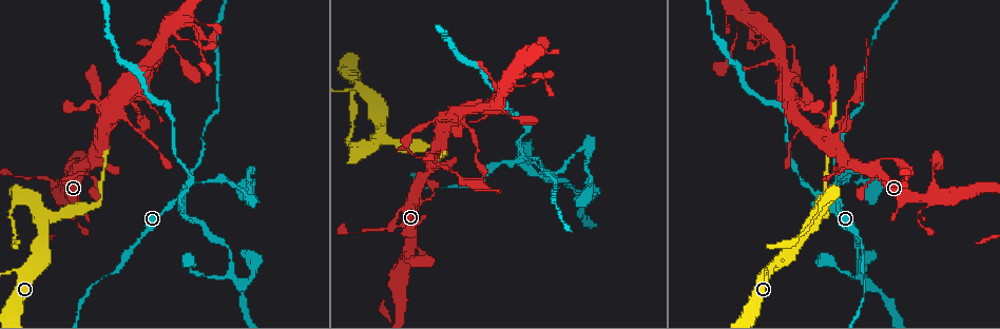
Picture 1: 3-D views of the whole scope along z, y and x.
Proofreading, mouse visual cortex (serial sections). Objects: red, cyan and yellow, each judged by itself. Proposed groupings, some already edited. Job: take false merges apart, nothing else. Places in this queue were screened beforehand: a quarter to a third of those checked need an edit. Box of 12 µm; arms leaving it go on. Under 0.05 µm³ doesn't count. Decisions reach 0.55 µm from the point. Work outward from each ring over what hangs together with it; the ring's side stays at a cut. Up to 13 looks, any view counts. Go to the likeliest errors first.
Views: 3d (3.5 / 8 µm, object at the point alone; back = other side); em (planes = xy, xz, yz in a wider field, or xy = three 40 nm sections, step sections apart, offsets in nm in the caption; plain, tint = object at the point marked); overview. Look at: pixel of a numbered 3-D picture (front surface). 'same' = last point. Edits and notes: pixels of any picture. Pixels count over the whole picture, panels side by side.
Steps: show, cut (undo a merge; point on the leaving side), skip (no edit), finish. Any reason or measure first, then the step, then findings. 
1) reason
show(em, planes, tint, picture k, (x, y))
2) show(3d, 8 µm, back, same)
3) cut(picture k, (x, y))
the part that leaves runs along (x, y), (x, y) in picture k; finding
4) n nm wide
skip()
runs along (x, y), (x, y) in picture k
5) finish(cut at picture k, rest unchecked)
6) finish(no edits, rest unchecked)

four or more arms meet
show(3d, 3.5 µm, picture 1, (516, 160))

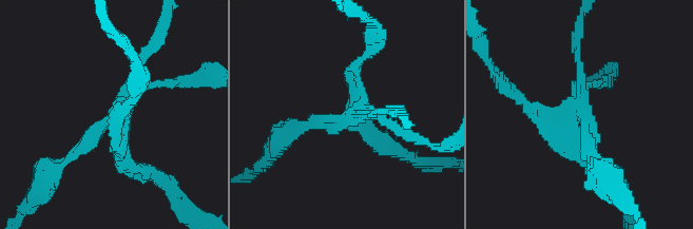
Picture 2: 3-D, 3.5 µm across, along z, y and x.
4 arms; arms of 150, 200, 200, 250 nm
show(em, xy, step 5, tint, picture 2, (585, 114))

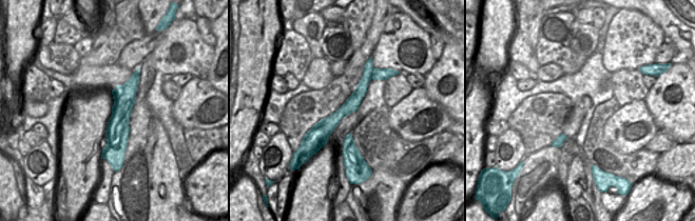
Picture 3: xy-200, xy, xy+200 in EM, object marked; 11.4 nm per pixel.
cut(picture 2, (349, 71))
the part that leaves runs along (119, 118), (122, 160), (165, 180) in picture 2; a second cell is stuck on

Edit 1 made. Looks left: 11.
show(overview)

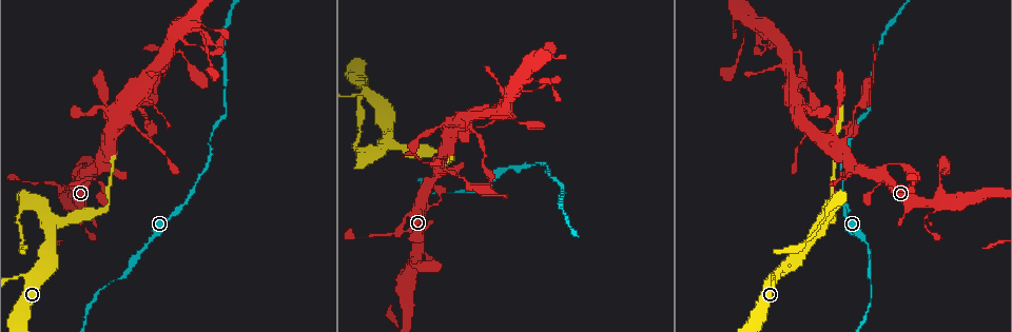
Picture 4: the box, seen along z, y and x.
two arms in line, one across
show(3d, 3.5 µm, picture 4, (843, 151))

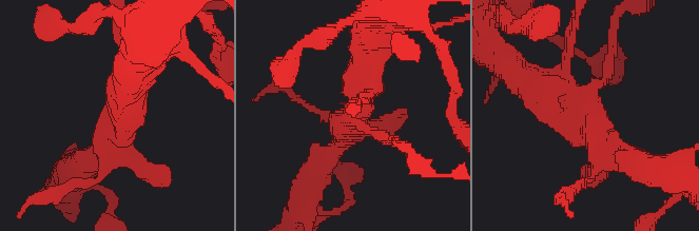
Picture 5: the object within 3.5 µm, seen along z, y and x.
3 arms; arms of 150, 300, 500 nm
show(em, xy, step 1, tint, picture 5, (585, 116))

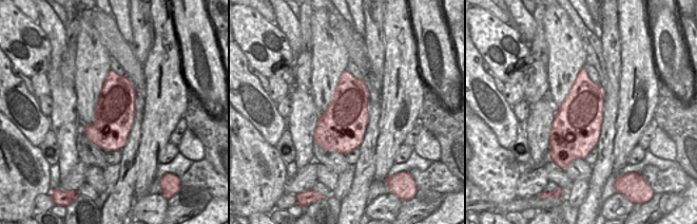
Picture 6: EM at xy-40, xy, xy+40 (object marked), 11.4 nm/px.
skip()
one cell here

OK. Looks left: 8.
sharp bend
show(3d, 3.5 µm, picture 4, (104, 211))

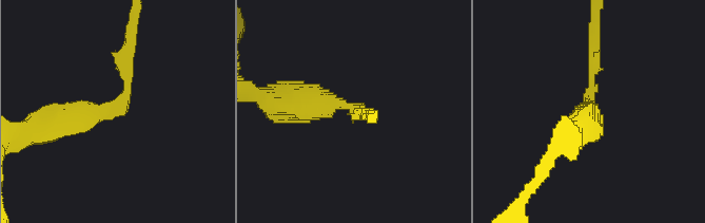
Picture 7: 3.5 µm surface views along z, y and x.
arms of 200, 400 nm
show(em, xy, step 1, tint, picture 7, (116, 109))

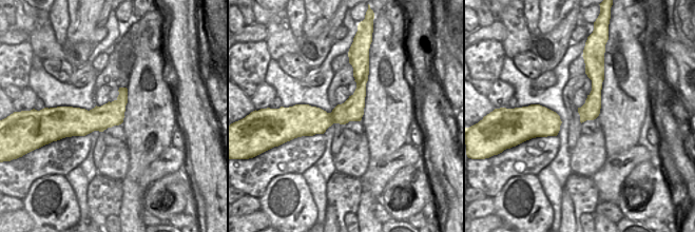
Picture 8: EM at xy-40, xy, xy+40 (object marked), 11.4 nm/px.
skip()
all the same cell

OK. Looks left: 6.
abrupt turn
show(3d, 3.5 µm, picture 4, (370, 150))

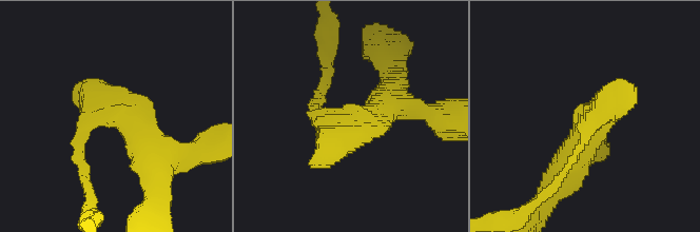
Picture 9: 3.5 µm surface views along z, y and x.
show(em, planes, tint, picture 9, (592, 113))

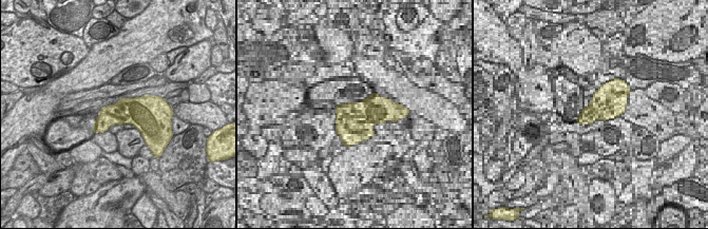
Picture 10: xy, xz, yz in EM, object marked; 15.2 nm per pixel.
skip()
runs along (159, 163), (95, 93), (72, 93) in picture 9; all the same cell

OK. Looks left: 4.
show(3d, 3.5 µm, picture 4, (138, 128))

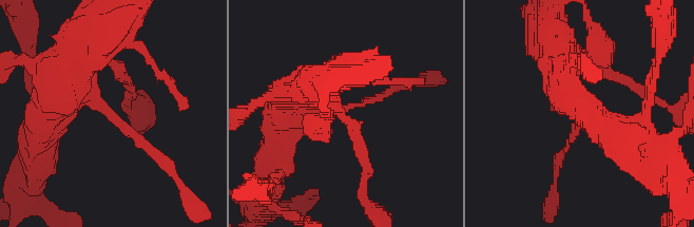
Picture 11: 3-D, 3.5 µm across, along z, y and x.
shape alone is not enough
show(em, planes, tint, picture 11, (346, 106))

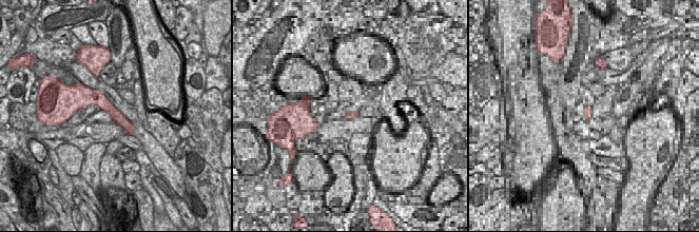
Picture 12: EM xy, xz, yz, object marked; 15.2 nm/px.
skip()
runs along (50, 100), (92, 97), (157, 155) in picture 11; continuous, no second cell

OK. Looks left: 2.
finish(cut at picture 2, rest unchecked)

